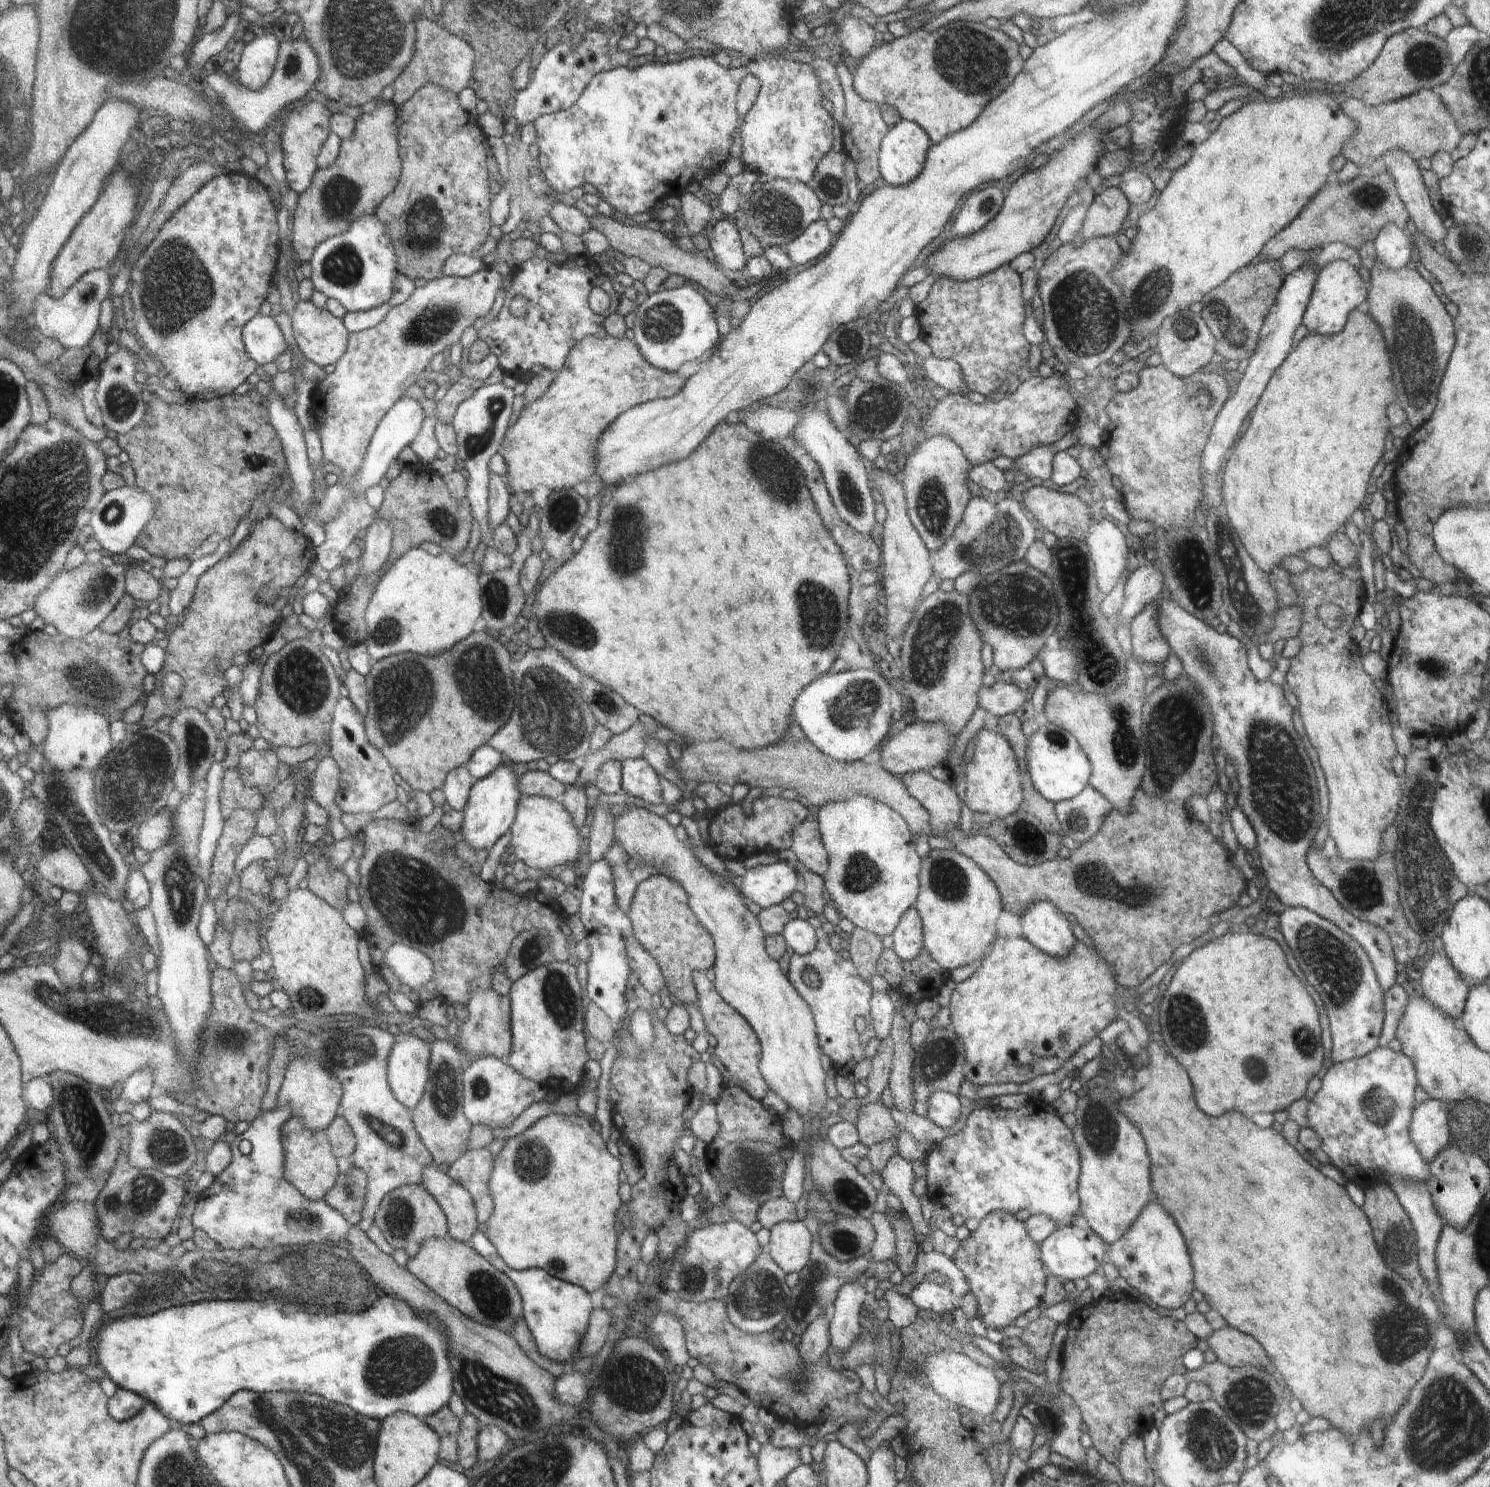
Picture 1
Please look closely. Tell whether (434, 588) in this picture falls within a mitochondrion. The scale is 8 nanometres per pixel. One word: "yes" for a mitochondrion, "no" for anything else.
no

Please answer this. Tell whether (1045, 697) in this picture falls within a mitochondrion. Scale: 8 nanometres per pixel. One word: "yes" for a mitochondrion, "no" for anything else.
no

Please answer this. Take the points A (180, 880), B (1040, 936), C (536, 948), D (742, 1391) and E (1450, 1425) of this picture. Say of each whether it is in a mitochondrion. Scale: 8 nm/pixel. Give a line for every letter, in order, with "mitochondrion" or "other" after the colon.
A: mitochondrion
B: other
C: mitochondrion
D: other
E: mitochondrion

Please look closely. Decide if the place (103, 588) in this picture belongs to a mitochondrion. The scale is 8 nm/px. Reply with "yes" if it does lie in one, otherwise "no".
yes

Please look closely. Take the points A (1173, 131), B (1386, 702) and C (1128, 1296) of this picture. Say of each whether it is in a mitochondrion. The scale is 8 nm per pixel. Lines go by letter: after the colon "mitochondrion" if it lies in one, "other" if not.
A: other
B: other
C: other

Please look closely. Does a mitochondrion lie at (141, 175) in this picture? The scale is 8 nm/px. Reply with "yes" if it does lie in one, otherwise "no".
no

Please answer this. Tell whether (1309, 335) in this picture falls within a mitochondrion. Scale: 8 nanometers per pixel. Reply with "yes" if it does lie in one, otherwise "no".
no

